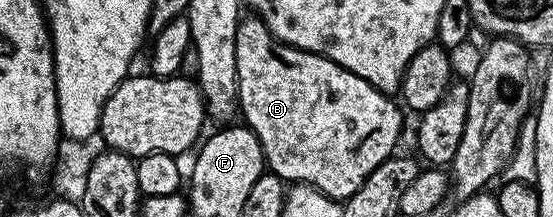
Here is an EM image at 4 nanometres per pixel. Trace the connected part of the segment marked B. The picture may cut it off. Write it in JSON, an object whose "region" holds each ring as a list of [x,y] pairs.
{"region":[[[257,16],[243,17],[238,24],[236,32],[236,72],[238,73],[238,104],[237,109],[243,114],[245,125],[260,140],[260,148],[266,157],[266,166],[269,173],[275,174],[287,184],[305,184],[314,187],[322,194],[327,194],[329,198],[335,200],[345,200],[350,197],[364,184],[364,180],[385,158],[391,157],[395,153],[394,145],[398,142],[398,137],[402,134],[402,114],[399,103],[389,94],[381,94],[368,80],[340,68],[340,64],[329,62],[322,54],[313,54],[307,50],[301,50],[295,46],[290,46],[287,42],[281,42],[275,34]]]}

